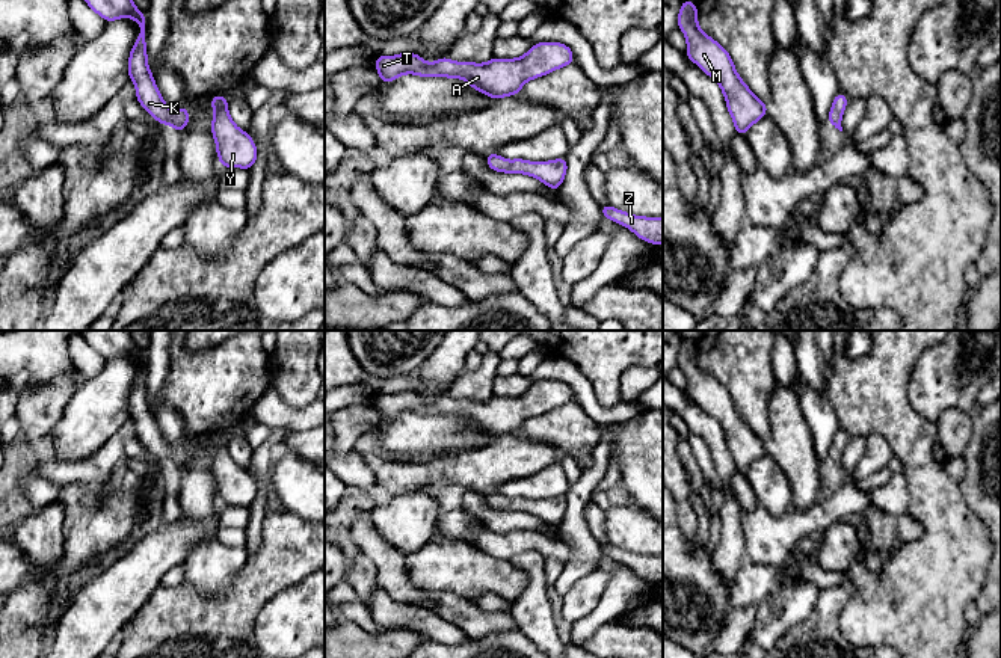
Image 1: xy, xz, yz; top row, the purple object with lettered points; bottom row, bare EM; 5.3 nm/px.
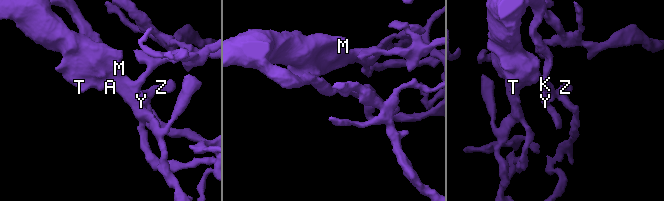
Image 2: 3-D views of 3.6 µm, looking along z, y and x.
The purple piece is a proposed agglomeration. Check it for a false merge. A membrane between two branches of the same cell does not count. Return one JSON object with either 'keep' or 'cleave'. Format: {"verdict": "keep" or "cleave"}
{"verdict": "keep"}

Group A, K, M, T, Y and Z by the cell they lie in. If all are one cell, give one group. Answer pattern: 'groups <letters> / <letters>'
groups A K M T Y Z

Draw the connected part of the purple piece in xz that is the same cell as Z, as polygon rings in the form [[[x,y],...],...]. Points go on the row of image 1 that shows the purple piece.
[[[608,204],[599,208],[602,216],[631,229],[639,238],[655,246],[663,243],[663,217],[634,216]]]

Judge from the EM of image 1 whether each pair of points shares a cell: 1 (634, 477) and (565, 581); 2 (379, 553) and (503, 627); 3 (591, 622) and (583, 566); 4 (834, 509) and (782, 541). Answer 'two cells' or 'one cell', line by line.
1: two cells
2: one cell
3: two cells
4: one cell

